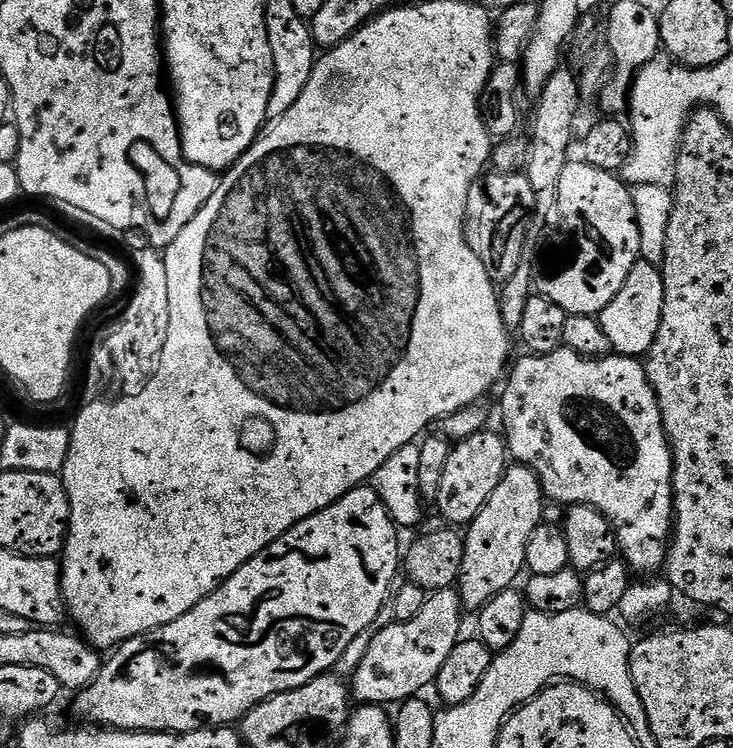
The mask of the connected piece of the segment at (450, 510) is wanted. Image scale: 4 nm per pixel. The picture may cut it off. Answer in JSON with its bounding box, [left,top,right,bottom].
[435,430,510,526]

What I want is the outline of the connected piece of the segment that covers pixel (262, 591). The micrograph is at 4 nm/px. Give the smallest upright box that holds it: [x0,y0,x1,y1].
[72,486,402,732]

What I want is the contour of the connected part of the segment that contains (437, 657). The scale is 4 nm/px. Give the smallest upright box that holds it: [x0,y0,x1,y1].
[350,587,462,705]

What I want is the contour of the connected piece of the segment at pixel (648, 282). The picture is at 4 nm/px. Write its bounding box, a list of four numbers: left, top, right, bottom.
[598,258,665,357]

